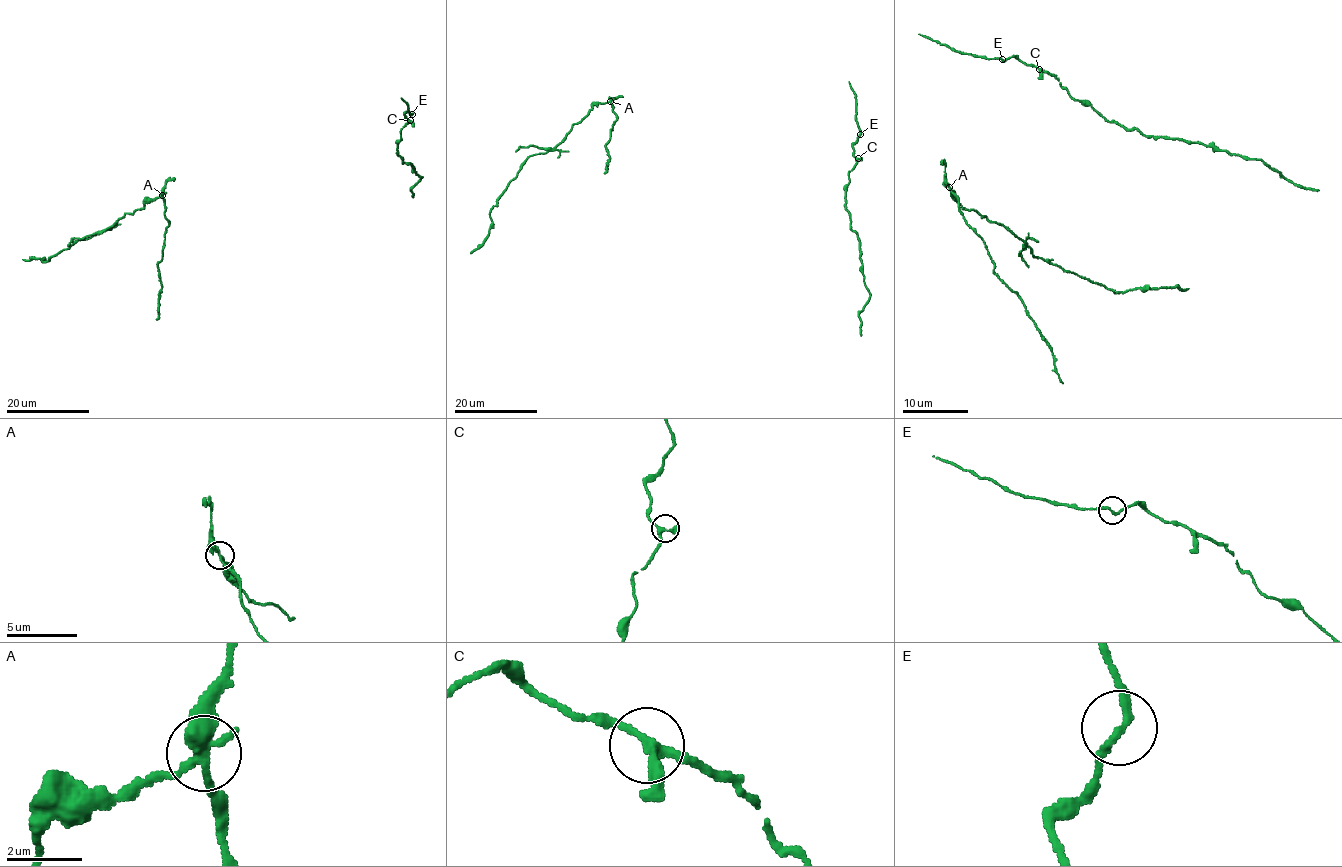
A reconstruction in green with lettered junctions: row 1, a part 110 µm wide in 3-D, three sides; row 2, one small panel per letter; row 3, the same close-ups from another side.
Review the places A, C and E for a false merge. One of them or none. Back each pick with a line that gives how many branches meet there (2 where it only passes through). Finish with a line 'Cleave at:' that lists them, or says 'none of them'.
A: branches 3
Cleave at: A

